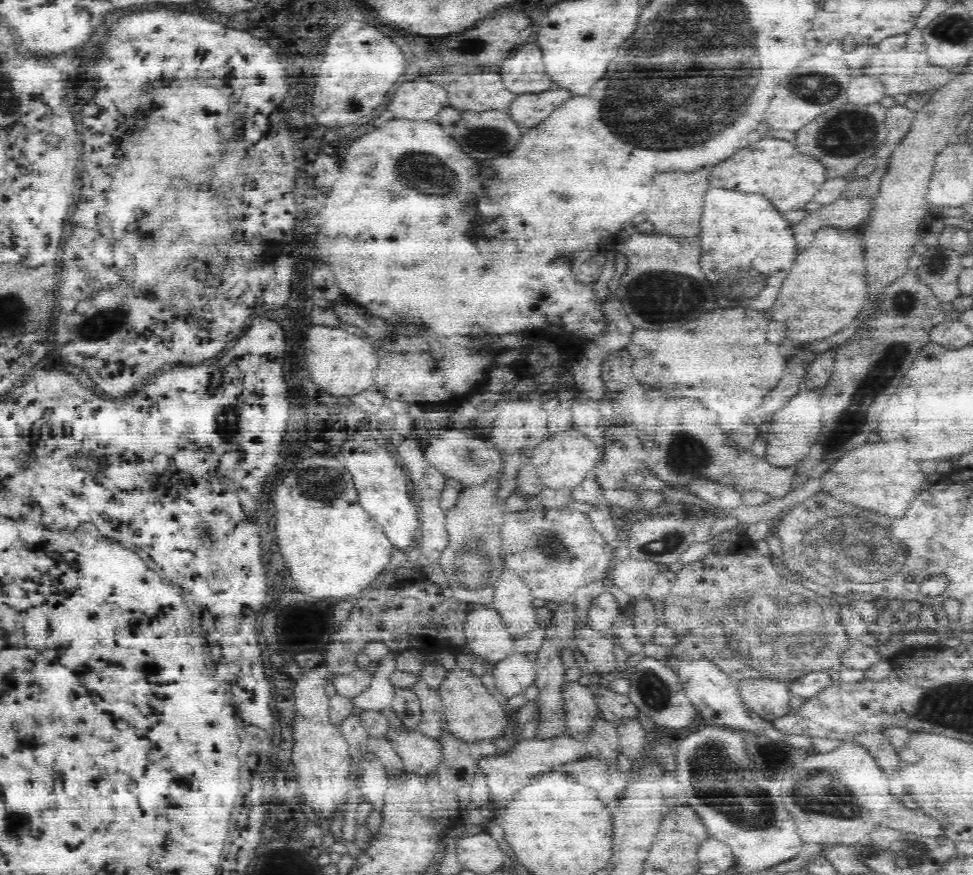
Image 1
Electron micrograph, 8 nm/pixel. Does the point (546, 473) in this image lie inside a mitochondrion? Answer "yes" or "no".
no

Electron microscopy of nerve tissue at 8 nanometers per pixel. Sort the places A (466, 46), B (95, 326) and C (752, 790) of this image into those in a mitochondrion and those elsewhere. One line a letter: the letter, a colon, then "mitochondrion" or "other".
A: mitochondrion
B: mitochondrion
C: mitochondrion

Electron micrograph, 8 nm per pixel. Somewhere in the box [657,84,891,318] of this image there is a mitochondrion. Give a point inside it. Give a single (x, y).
(849, 133)

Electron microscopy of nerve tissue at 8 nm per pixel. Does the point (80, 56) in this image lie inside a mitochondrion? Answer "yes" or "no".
no

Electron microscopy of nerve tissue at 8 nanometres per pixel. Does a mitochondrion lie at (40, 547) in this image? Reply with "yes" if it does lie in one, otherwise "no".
no

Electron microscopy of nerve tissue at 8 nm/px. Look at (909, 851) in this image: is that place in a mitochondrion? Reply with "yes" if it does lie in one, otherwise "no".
yes

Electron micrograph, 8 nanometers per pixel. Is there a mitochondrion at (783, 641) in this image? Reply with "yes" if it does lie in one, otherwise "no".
yes

